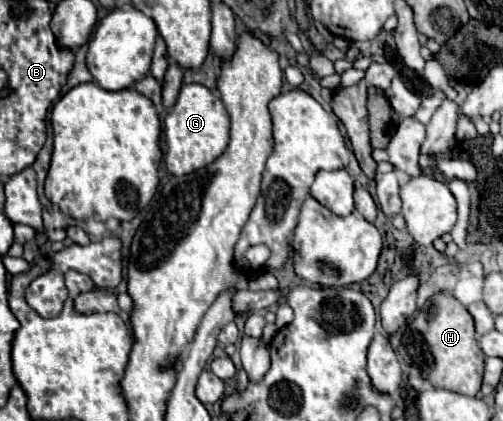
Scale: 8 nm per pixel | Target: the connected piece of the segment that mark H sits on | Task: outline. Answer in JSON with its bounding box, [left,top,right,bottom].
[399,293,485,395]

